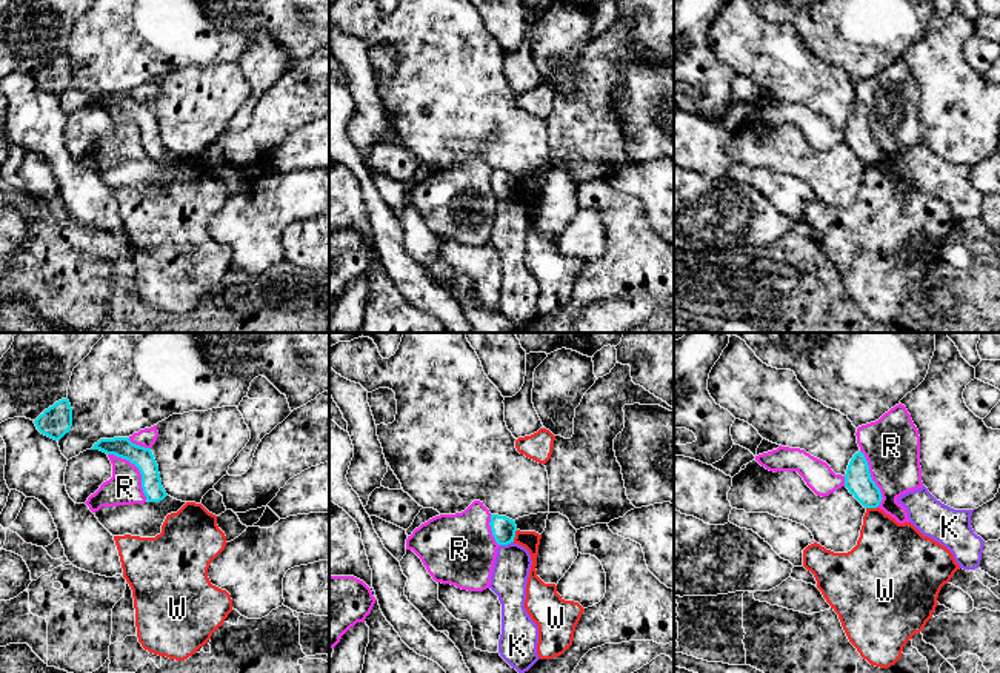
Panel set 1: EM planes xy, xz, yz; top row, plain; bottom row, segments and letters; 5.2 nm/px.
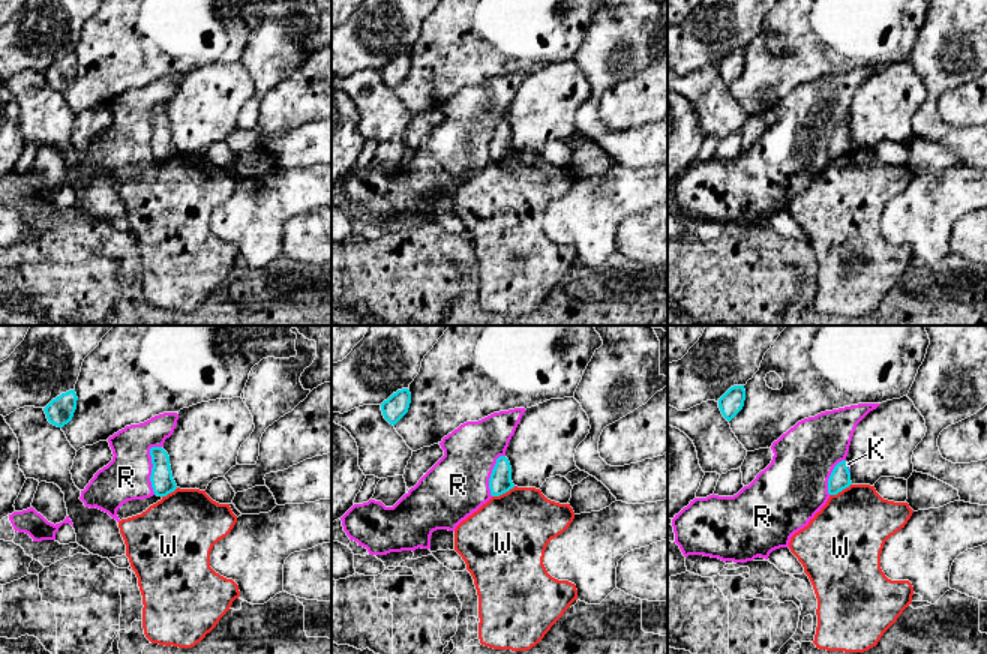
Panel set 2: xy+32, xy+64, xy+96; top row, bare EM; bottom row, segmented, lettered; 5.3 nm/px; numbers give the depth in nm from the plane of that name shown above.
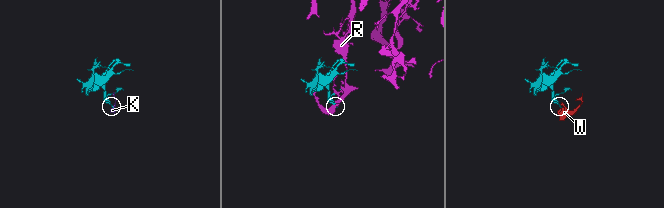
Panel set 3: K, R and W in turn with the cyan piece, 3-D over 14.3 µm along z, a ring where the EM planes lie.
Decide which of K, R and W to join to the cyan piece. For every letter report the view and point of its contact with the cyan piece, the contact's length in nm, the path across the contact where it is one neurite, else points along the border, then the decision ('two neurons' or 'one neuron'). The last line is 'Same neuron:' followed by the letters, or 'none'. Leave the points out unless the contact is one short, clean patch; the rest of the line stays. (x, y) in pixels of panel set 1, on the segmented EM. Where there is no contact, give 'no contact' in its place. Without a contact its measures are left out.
K: contact xz (505, 544); length 80 nm; border xz (513, 541), (499, 545); two neurons
R: contact xy (139, 470); length 320 nm; two neurons
W: contact xz (514, 536); length 70 nm; border xz (517, 530), (513, 541); two neurons
Same neuron: none

